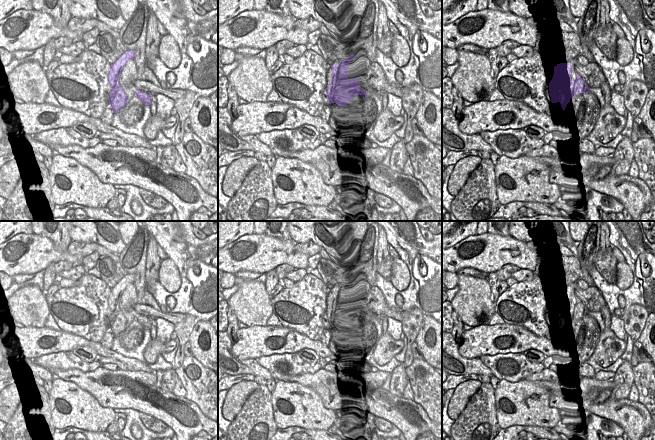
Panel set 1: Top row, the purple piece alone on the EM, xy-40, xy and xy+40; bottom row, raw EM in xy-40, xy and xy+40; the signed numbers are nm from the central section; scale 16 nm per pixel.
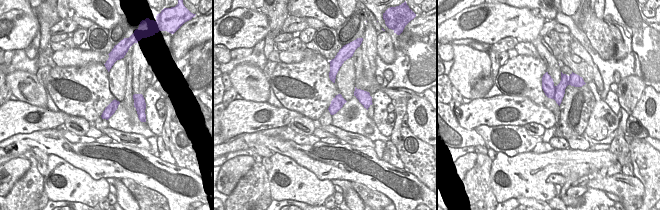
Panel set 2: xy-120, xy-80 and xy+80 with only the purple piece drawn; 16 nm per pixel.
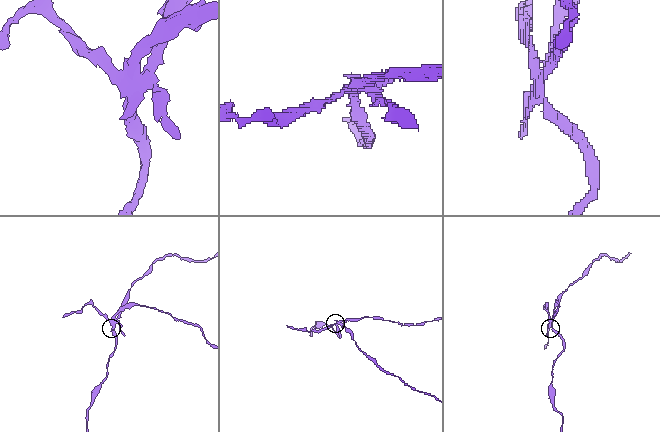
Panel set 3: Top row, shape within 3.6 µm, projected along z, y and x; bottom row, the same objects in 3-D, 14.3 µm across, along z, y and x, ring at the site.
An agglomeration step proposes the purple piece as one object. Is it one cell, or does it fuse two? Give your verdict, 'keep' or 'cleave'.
cleave

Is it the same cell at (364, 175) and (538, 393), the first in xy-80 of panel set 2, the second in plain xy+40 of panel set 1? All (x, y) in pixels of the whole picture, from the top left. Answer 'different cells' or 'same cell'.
different cells

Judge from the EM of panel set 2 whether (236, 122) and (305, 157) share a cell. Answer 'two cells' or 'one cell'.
two cells

